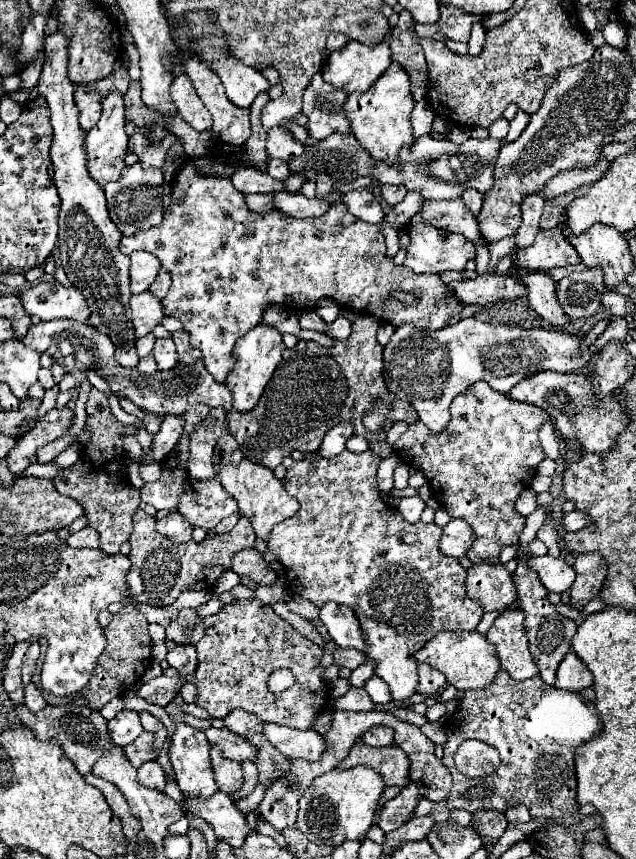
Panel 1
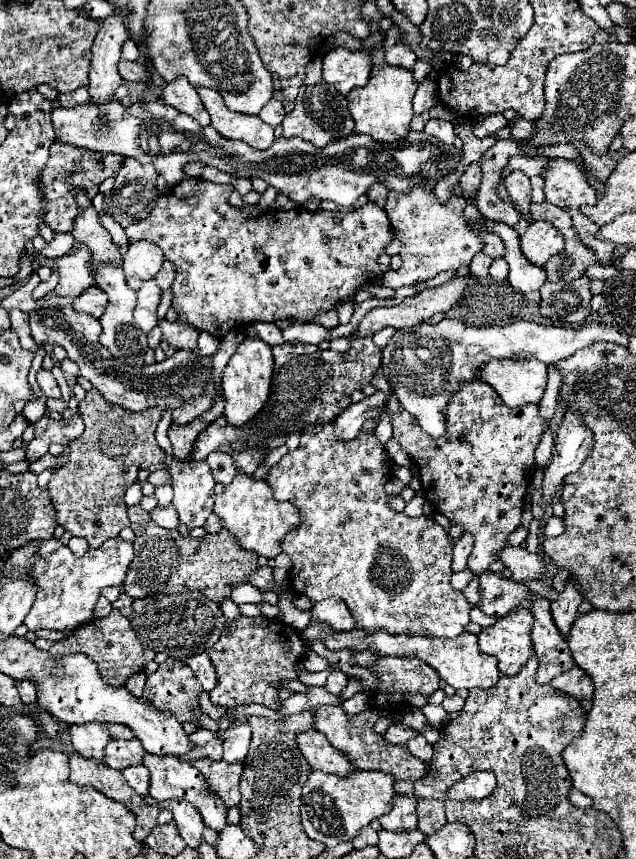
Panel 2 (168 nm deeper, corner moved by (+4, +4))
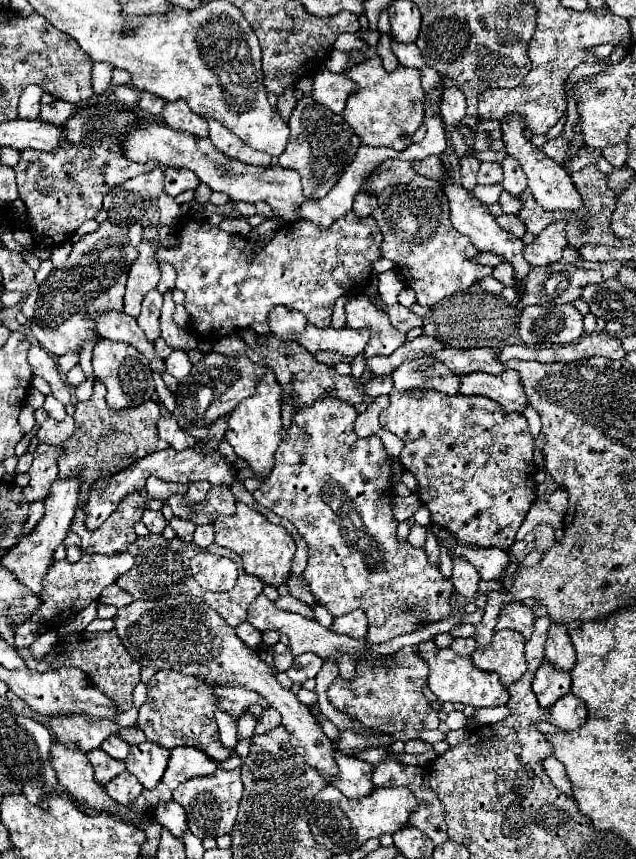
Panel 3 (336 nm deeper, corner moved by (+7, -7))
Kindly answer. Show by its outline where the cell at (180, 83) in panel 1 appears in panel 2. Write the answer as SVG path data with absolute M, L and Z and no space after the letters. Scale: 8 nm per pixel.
M178 77L172 83L166 83L166 87L162 91L162 97L164 97L166 105L178 109L180 113L186 113L186 115L194 117L202 127L210 125L210 115L204 109L196 89L188 83L188 79Z

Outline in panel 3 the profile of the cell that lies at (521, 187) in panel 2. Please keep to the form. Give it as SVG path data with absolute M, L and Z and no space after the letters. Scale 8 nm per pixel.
M505 158L501 162L503 166L503 174L505 174L505 180L503 180L503 188L511 194L511 196L519 196L525 192L527 188L527 182L525 182L525 174L519 170L521 166L517 166L517 160L515 158Z

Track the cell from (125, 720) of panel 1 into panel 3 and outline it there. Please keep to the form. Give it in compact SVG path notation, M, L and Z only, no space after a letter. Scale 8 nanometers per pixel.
M109 736L103 744L101 744L101 748L111 756L111 758L117 758L117 760L125 760L127 758L127 754L129 754L129 750L131 750L131 746L123 740L123 738L119 738L119 736Z

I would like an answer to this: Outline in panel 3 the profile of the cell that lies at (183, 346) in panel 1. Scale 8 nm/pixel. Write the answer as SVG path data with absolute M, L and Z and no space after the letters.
M171 292L165 294L163 298L165 298L165 302L163 302L163 308L161 308L161 318L159 318L159 322L161 322L161 338L173 350L193 350L193 348L197 348L197 338L191 332L179 328L171 320L171 316L175 312L175 302L171 300Z

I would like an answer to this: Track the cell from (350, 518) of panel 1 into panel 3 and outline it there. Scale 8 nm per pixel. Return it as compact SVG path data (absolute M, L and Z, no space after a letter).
M319 398L313 406L301 408L293 416L289 440L283 440L275 452L275 466L261 486L253 492L255 502L287 518L305 538L309 562L303 578L315 596L333 616L363 610L369 618L367 640L383 644L395 636L425 628L431 622L451 616L453 584L445 578L439 566L433 566L423 546L415 548L409 542L399 542L395 536L397 520L391 512L391 458L387 456L377 436L359 438L353 432L357 412L347 402Z

